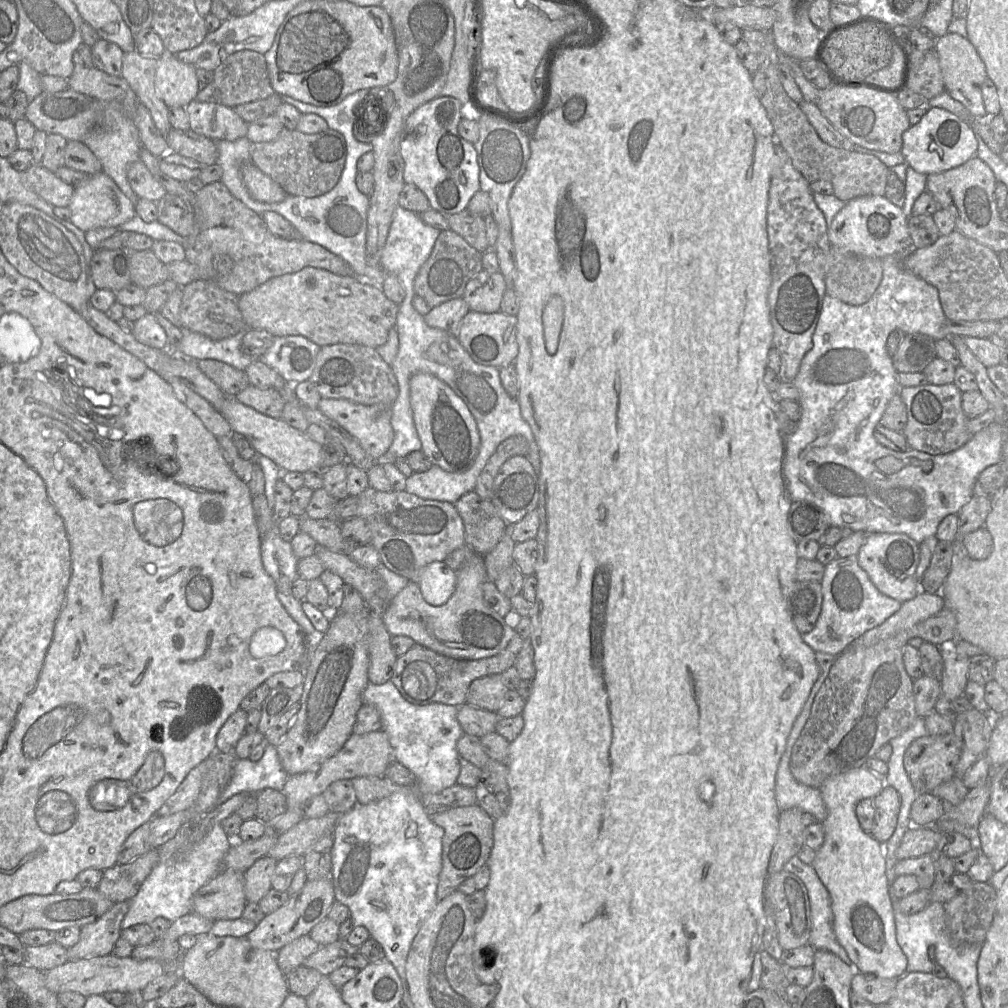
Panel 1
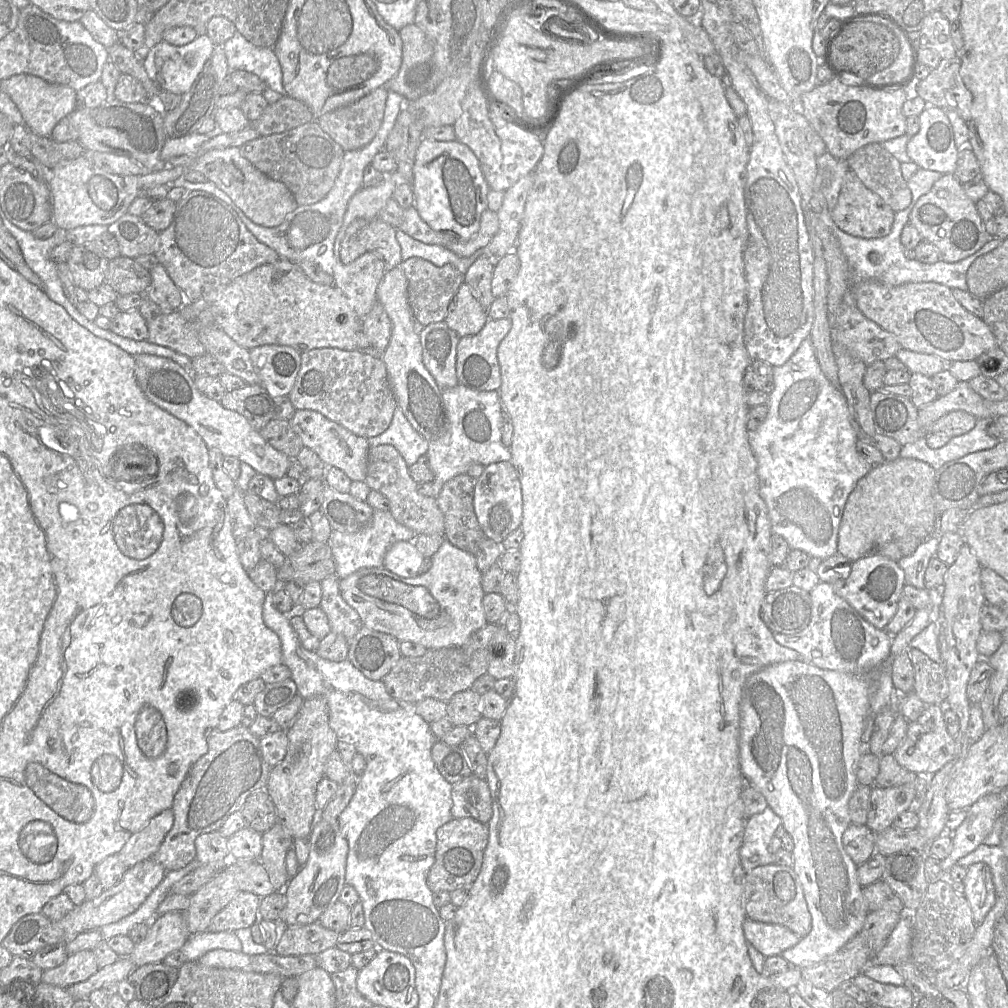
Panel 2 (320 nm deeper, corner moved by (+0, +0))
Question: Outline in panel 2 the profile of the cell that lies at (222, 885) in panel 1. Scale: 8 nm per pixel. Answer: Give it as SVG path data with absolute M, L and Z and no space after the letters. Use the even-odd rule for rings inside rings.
M167 912L150 921L147 937L135 944L129 957L137 967L163 962L169 953L181 950L190 936L185 913Z

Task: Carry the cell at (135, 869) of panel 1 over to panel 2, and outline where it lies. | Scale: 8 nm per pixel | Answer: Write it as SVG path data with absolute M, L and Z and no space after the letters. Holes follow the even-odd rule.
M242 724L228 731L213 729L207 737L208 751L190 768L186 778L175 794L172 811L174 822L152 860L163 866L166 871L174 871L187 866L196 859L195 840L198 836L217 831L233 813L241 811L246 799L254 792L265 789L271 767L263 758L260 740Z

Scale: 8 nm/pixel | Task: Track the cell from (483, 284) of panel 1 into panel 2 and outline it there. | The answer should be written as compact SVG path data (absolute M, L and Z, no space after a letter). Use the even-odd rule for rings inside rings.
M463 282L448 306L444 322L461 338L477 334L488 319L487 309L474 297L468 284Z

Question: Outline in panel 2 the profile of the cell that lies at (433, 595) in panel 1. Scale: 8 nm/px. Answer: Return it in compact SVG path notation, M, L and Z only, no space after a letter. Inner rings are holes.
M398 541L387 550L383 567L398 576L413 578L421 572L424 558L412 541Z

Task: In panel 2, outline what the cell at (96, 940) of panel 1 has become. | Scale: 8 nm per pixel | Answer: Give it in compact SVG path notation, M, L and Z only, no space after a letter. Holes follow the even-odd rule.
M82 950L68 955L61 965L43 971L41 981L61 988L87 980L99 969L93 950Z

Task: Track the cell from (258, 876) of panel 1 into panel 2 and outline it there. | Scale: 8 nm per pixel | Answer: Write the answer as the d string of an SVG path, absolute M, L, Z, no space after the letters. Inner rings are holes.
M251 892L239 894L212 920L208 931L234 932L241 928L252 927L259 919L260 897Z

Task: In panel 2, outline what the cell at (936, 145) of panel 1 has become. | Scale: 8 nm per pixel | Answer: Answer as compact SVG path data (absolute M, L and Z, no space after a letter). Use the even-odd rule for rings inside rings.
M927 106L918 118L919 131L907 143L911 161L925 170L954 174L959 149L946 112L936 106Z

